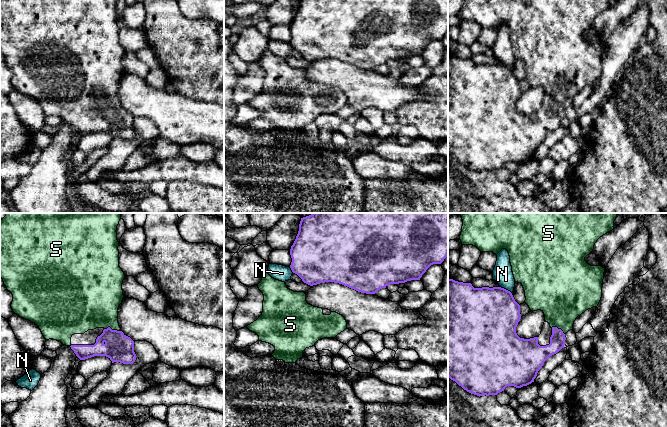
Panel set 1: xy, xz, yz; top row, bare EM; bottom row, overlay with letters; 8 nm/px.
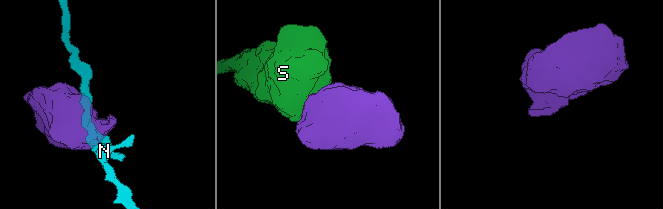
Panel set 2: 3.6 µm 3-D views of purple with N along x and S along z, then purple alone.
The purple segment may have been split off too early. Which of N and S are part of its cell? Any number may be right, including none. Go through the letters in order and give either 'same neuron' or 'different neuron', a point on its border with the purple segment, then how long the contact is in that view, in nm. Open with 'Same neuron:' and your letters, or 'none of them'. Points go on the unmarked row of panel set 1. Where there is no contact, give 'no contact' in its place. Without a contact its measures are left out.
Same neuron: S
N: different neuron; meets purple in yz at (505, 65); contact 110 nm long
S: same neuron; meets purple in xy at (111, 105); contact 140 nm long

